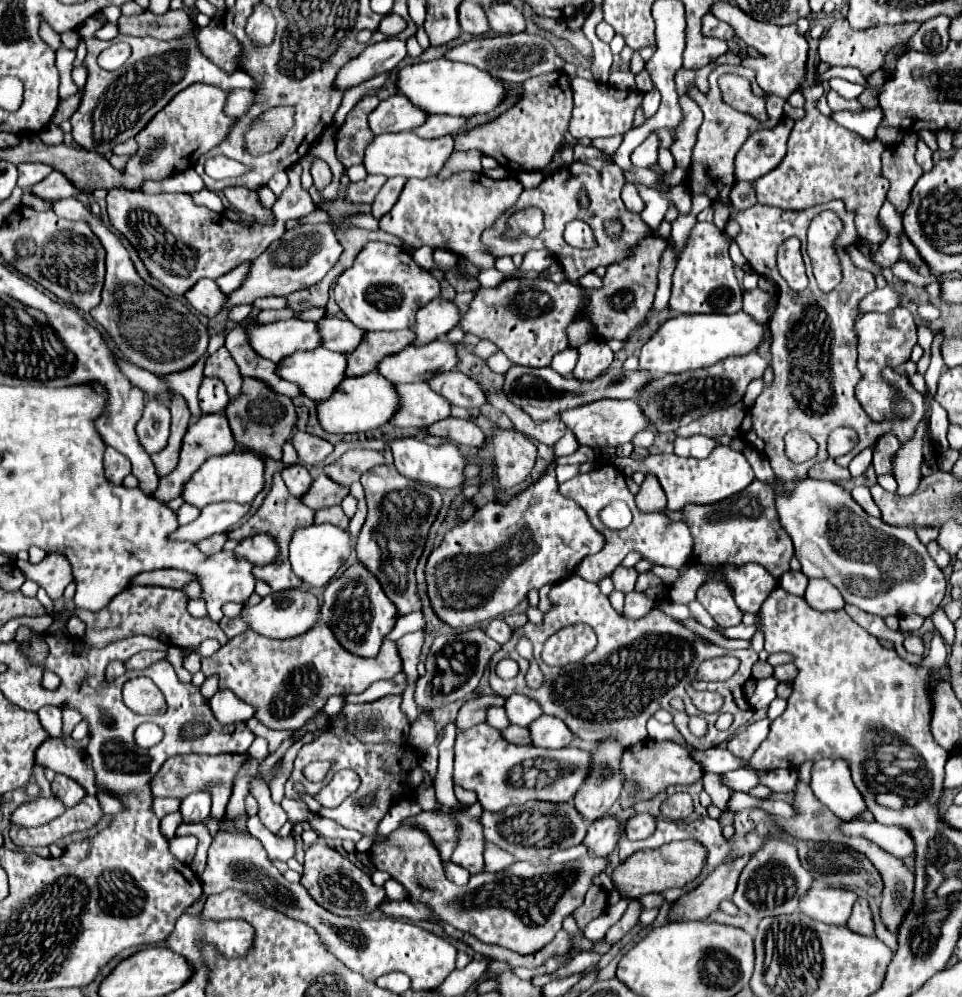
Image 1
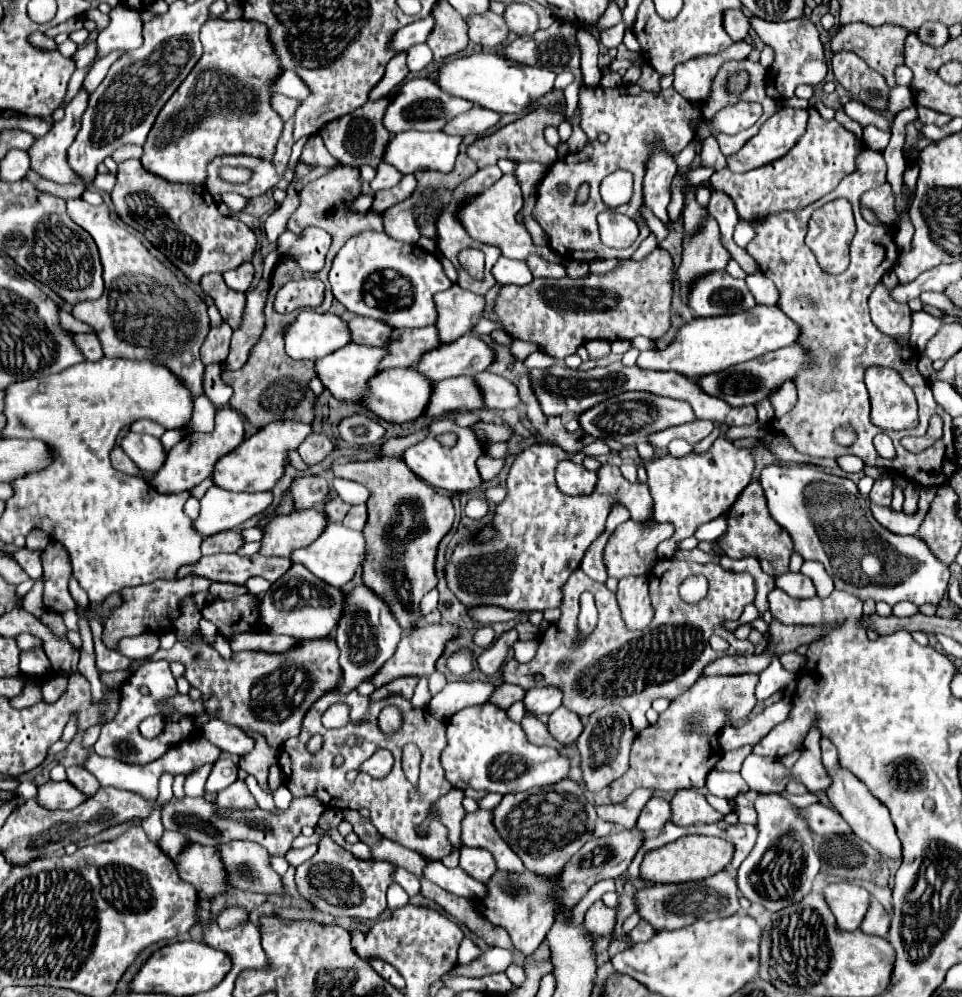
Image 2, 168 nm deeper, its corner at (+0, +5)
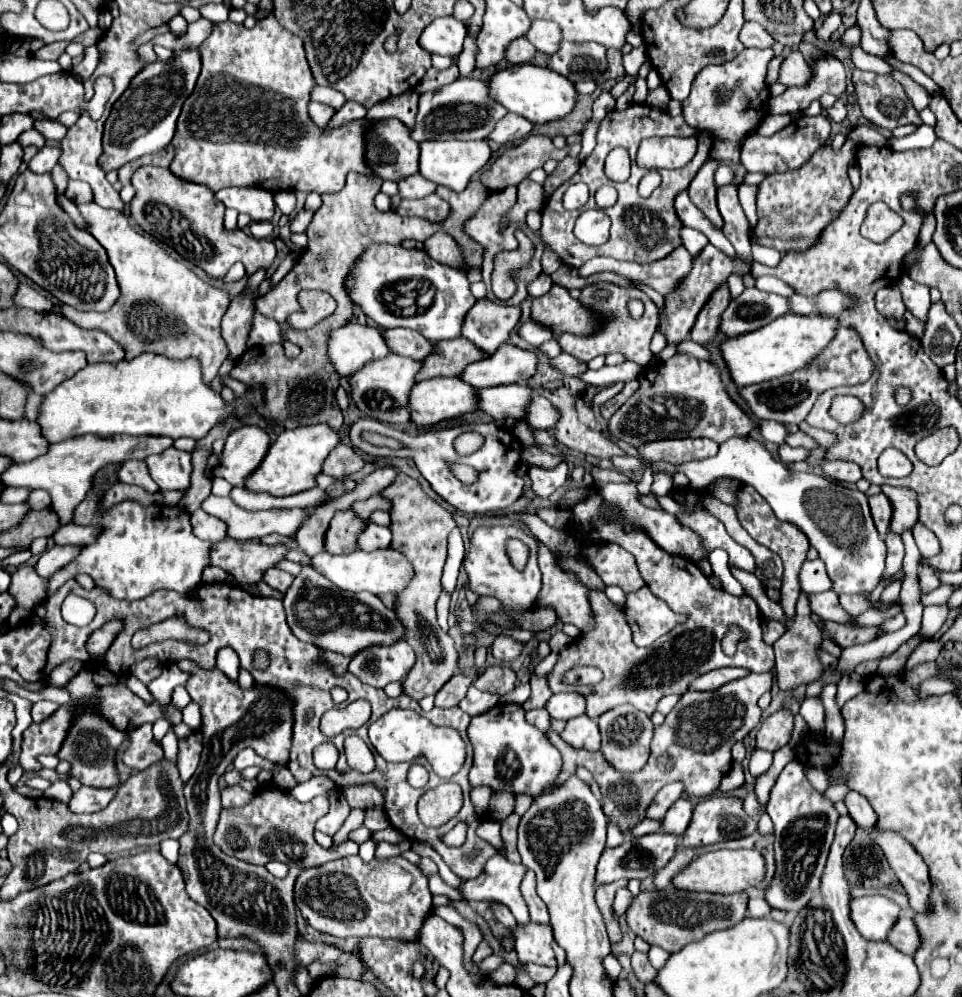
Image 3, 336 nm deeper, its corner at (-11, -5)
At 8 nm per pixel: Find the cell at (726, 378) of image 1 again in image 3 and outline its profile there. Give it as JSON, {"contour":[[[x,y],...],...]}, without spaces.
{"contour":[[[839,328],[835,338],[823,348],[823,352],[805,368],[791,372],[789,376],[771,378],[759,384],[737,388],[737,394],[747,402],[749,410],[763,420],[775,420],[783,424],[799,424],[807,418],[817,396],[829,388],[843,384],[861,384],[873,374],[873,362],[869,360],[863,342],[857,332]]]}

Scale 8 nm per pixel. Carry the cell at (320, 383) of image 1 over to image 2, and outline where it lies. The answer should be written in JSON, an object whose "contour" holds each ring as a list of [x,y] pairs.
{"contour":[[[352,342],[344,348],[332,352],[330,356],[316,360],[316,374],[336,400],[360,404],[364,400],[364,394],[368,394],[368,380],[380,372],[378,364],[384,358],[384,354],[388,354],[386,348],[370,348],[370,346],[362,346],[362,344]]]}

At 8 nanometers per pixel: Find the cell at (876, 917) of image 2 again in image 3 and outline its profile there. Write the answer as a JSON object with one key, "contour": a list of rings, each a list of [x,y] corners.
{"contour":[[[899,916],[897,922],[893,924],[893,928],[889,930],[887,942],[893,944],[903,954],[913,956],[915,954],[915,948],[919,948],[919,934],[915,932],[913,920],[907,918],[907,916]]]}

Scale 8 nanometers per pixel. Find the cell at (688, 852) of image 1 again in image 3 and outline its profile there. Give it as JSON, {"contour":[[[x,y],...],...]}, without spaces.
{"contour":[[[715,850],[693,858],[681,872],[677,872],[671,884],[677,890],[691,892],[713,892],[713,894],[733,894],[757,886],[765,876],[765,862],[757,850]]]}

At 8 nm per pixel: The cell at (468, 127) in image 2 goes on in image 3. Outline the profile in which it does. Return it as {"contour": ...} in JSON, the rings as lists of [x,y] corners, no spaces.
{"contour":[[[509,112],[495,124],[493,132],[487,138],[497,144],[507,144],[507,142],[517,142],[517,140],[525,138],[531,130],[533,130],[533,124],[529,120]]]}

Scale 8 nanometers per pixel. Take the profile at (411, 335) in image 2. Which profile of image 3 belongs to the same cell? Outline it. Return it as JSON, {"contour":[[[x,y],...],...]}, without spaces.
{"contour":[[[467,338],[441,340],[435,348],[421,360],[421,370],[417,372],[417,380],[429,380],[435,376],[457,376],[467,364],[481,360],[485,354],[479,352]]]}

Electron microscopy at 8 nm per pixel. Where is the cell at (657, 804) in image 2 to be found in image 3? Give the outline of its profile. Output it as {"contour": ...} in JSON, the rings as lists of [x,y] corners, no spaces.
{"contour":[[[679,798],[661,820],[661,832],[667,834],[683,834],[689,826],[693,814],[693,802],[689,798]]]}

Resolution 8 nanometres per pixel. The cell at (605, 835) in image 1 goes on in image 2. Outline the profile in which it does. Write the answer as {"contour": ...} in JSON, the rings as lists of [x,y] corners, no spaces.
{"contour":[[[634,790],[630,798],[626,798],[622,804],[608,804],[598,808],[598,818],[606,822],[614,822],[622,828],[634,828],[636,820],[646,806],[646,802],[654,796],[654,790]]]}

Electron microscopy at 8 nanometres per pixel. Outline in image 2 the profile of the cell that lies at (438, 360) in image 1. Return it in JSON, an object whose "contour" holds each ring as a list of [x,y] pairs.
{"contour":[[[464,334],[456,342],[442,344],[430,352],[426,352],[416,370],[428,376],[432,382],[452,378],[452,376],[476,376],[496,360],[496,352],[490,344],[480,340],[478,336]]]}

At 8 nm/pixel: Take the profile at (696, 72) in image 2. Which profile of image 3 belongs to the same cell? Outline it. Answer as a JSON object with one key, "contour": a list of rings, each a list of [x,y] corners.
{"contour":[[[747,48],[735,60],[706,66],[695,76],[691,94],[687,96],[687,100],[683,100],[683,116],[687,124],[691,124],[693,128],[705,128],[711,132],[713,136],[711,154],[715,160],[741,164],[739,148],[743,136],[751,132],[751,128],[757,128],[757,124],[767,114],[769,88],[765,84],[765,74],[771,58],[773,58],[771,48],[769,50]]]}

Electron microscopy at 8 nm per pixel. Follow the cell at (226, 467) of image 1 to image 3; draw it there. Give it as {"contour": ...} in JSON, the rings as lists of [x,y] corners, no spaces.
{"contour":[[[325,424],[299,426],[295,430],[285,430],[269,446],[267,456],[261,460],[259,468],[245,478],[245,486],[251,492],[267,492],[271,496],[291,496],[315,486],[315,476],[321,472],[321,464],[339,444],[339,434]]]}

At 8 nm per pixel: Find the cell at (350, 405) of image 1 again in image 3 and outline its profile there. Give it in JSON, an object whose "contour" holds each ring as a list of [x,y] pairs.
{"contour":[[[435,378],[417,382],[409,392],[411,422],[431,426],[475,410],[475,388],[459,378]]]}

